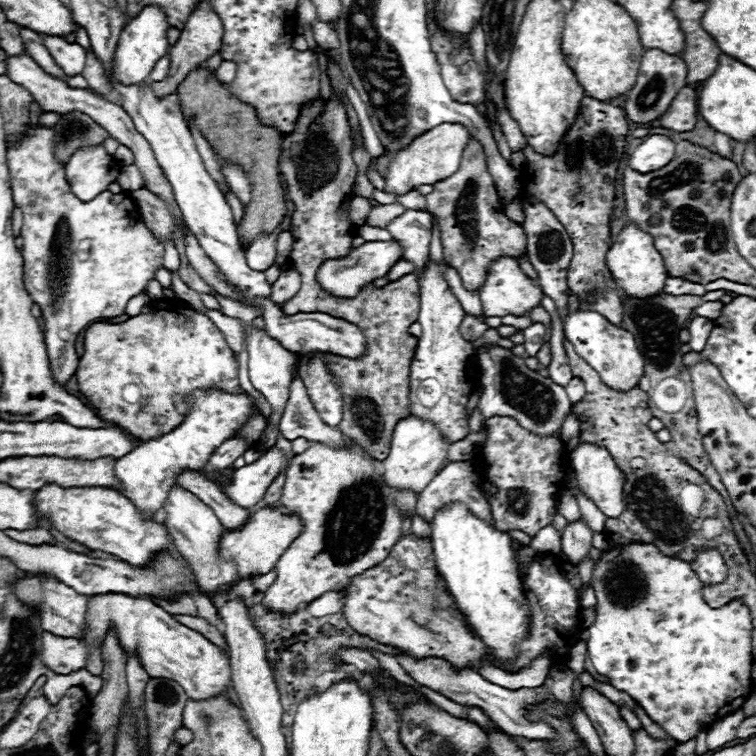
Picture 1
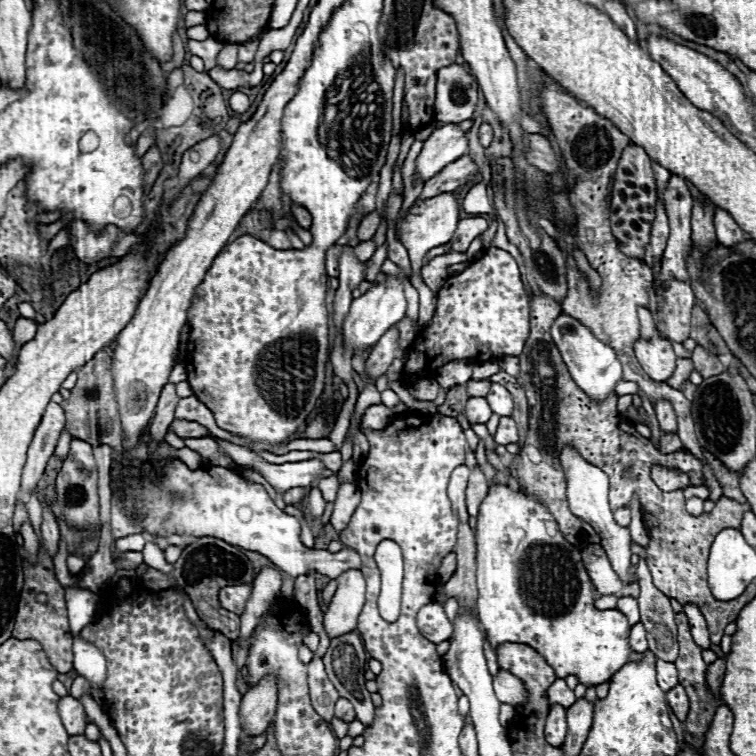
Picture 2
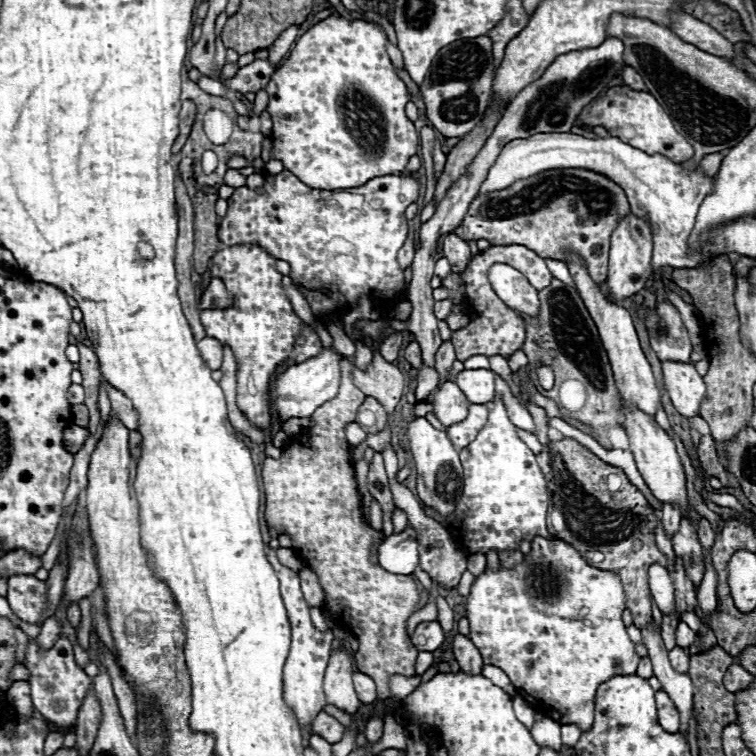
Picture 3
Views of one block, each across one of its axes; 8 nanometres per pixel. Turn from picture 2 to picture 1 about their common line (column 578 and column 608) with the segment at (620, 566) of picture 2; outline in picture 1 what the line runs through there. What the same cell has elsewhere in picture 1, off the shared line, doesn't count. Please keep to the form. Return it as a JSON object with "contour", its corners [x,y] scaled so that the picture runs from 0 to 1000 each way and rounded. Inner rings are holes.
{"contour":[[[765,587],[754,598],[754,616],[757,616],[757,622],[762,627],[762,635],[765,635],[762,646],[778,661],[783,661],[799,683],[817,685],[825,677],[825,656],[823,656],[823,651],[825,651],[828,630],[812,614],[812,608],[807,608],[807,601],[799,593],[791,593],[791,590],[783,590],[783,587]]]}

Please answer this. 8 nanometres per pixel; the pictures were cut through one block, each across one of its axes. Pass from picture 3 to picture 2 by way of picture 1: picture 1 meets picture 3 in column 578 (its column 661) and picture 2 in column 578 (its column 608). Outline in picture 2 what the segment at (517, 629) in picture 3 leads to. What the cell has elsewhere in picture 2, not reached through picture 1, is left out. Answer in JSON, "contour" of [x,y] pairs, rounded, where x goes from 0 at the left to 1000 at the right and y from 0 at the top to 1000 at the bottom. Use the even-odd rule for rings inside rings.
{"contour":[[[653,640],[635,667],[632,696],[632,817],[643,841],[656,860],[661,852],[685,849],[704,854],[733,884],[735,897],[762,894],[775,910],[804,902],[810,892],[833,873],[831,817],[820,807],[791,807],[786,802],[786,780],[780,762],[770,746],[767,728],[757,722],[738,701],[730,680],[704,656]]]}

